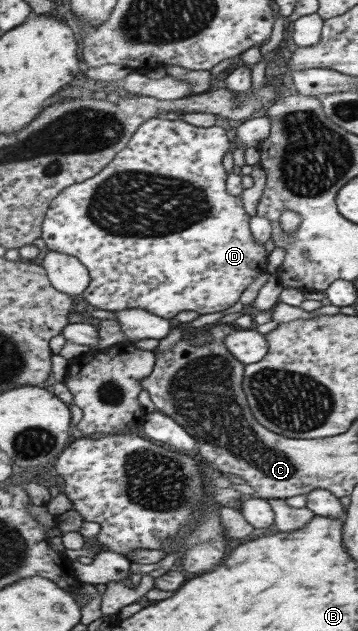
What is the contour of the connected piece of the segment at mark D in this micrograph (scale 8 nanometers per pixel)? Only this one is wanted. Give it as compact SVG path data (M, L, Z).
M155 117L144 122L135 131L126 149L120 151L115 160L101 173L83 183L68 187L54 199L44 219L42 239L50 251L78 257L87 266L91 274L91 283L84 291L83 297L95 313L111 315L117 311L125 311L125 309L145 309L165 319L176 318L182 311L197 311L201 315L219 313L219 311L233 307L237 301L240 301L247 287L253 285L263 273L267 273L269 251L263 242L259 242L254 236L254 231L250 226L252 217L245 211L243 197L231 195L231 192L227 191L228 173L225 171L223 159L230 150L231 139L227 139L227 131L223 125L196 127L181 120L181 117L176 120Z

